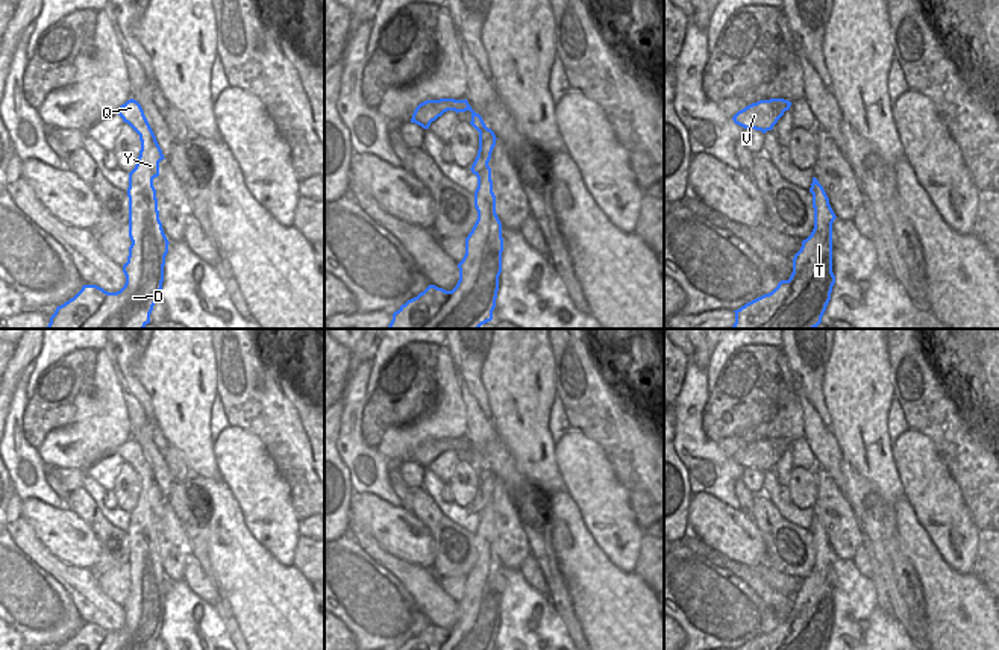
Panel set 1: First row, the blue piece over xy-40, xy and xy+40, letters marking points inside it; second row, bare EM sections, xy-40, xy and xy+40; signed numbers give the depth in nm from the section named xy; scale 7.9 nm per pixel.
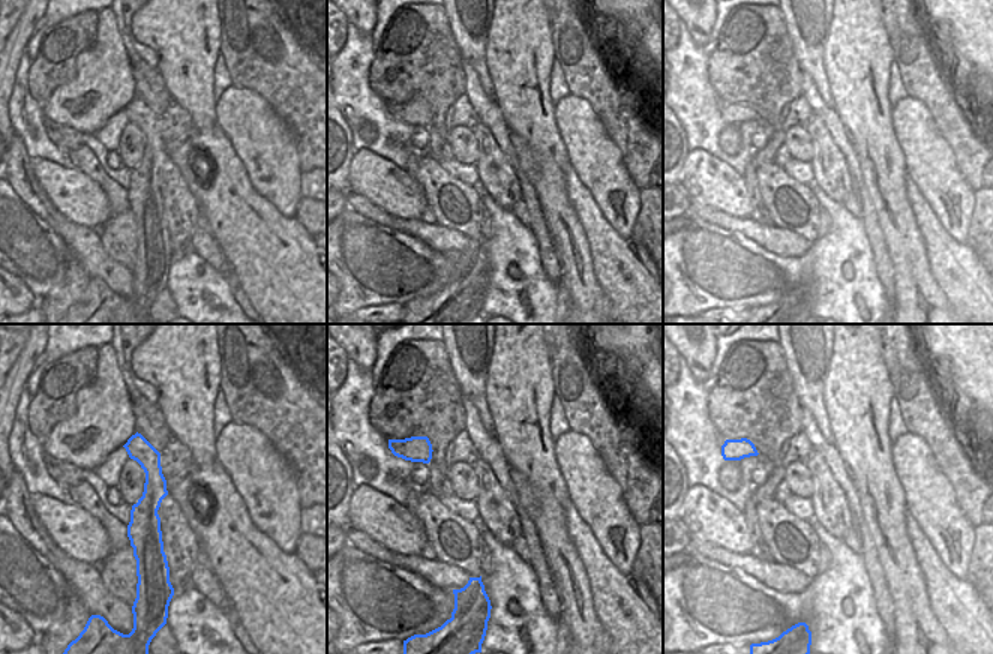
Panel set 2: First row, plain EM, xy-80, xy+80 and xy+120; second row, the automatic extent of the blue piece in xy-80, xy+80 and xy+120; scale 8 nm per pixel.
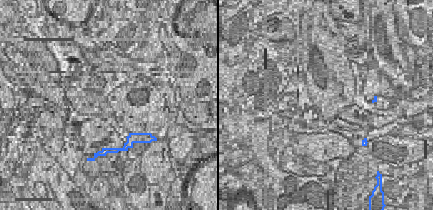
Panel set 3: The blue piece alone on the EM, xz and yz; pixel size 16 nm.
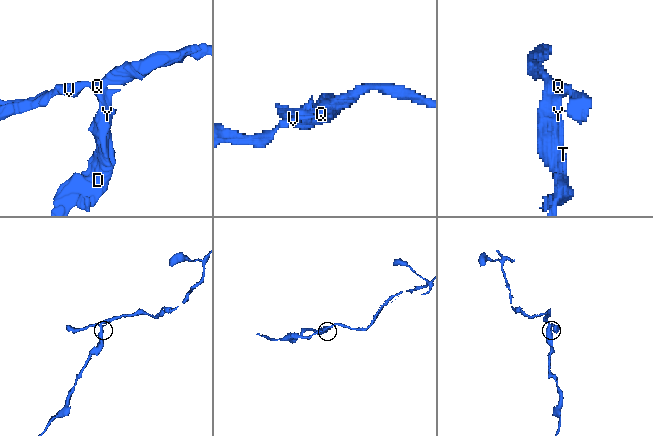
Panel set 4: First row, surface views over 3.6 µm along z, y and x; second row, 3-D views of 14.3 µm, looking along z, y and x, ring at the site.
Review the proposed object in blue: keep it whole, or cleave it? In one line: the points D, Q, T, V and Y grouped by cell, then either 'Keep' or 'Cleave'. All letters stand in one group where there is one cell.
Groups: D Q T V Y. Keep

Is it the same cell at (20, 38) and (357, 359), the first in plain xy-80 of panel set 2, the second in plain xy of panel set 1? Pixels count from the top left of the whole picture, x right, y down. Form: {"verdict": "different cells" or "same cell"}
{"verdict": "same cell"}

